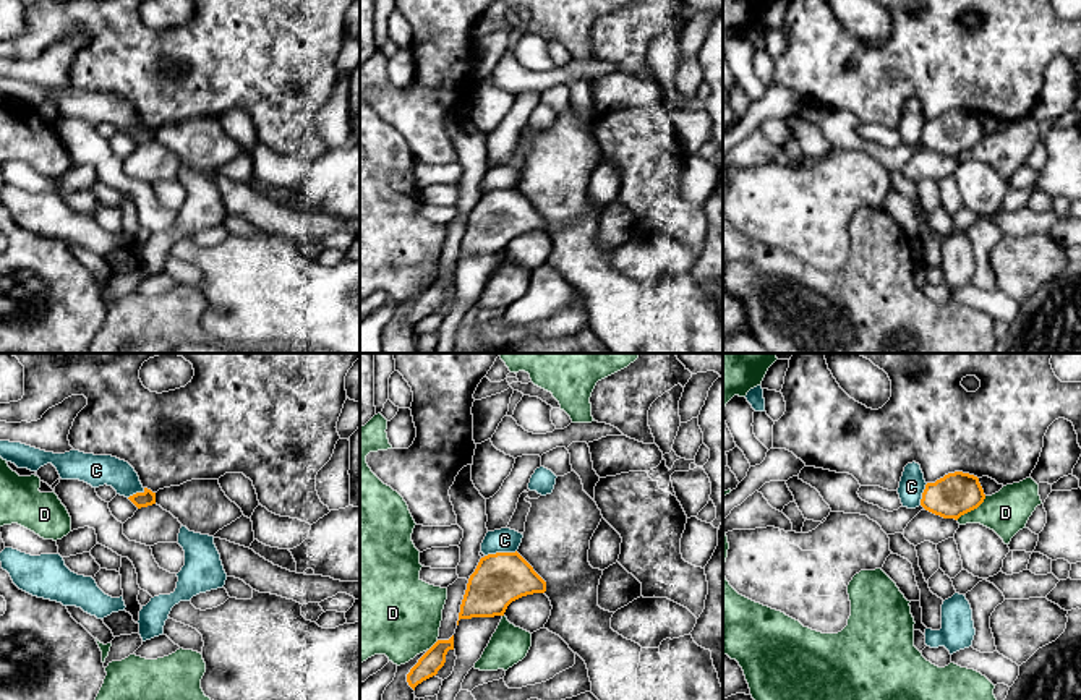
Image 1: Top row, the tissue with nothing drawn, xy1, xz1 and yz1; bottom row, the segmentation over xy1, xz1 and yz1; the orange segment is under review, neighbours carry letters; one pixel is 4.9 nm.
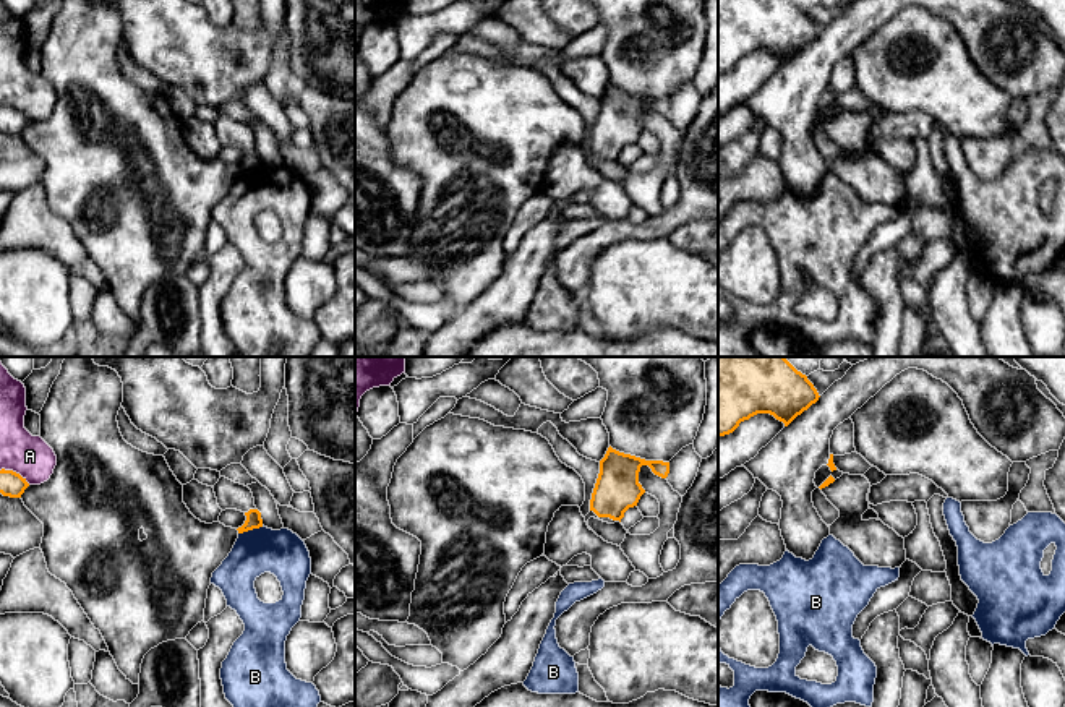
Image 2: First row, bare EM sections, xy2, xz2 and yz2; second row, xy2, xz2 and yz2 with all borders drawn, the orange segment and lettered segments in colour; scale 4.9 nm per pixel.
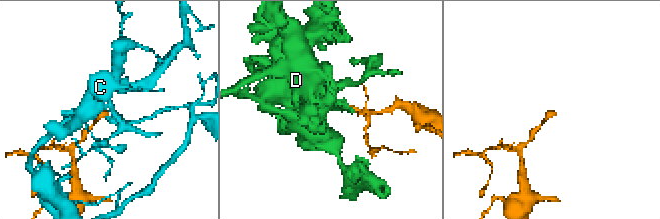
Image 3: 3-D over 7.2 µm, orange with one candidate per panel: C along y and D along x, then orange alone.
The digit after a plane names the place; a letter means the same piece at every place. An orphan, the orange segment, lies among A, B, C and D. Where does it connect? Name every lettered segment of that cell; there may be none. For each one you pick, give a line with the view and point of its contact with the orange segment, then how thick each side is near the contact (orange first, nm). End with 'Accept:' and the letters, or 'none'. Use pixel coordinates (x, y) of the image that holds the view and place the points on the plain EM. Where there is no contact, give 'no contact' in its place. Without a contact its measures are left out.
Accept: none

